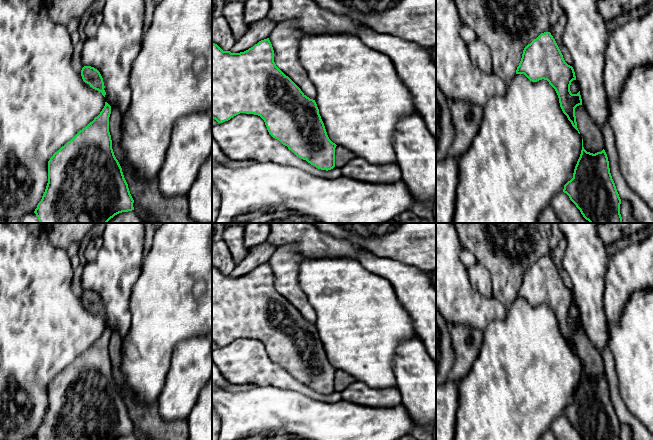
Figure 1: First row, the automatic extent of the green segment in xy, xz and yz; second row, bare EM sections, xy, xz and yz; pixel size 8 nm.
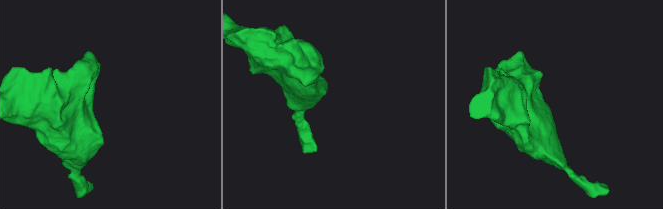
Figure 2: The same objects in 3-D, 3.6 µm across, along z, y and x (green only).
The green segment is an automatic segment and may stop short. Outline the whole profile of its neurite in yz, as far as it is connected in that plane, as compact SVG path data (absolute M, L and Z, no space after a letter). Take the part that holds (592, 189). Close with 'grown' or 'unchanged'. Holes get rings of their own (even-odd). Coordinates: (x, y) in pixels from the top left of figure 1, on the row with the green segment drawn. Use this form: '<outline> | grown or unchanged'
M582 139L582 150L574 169L573 178L564 185L563 192L569 196L570 200L580 210L583 217L590 223L622 223L620 214L621 199L612 179L608 157L604 149L595 154L587 152L583 147Z | unchanged

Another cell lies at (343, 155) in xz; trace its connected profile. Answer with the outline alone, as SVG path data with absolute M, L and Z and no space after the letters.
M336 146L335 148L335 167L342 168L345 164L350 162L356 155L347 148Z

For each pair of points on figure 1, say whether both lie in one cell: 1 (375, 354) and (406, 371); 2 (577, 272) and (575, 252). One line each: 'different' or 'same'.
1: different
2: same

